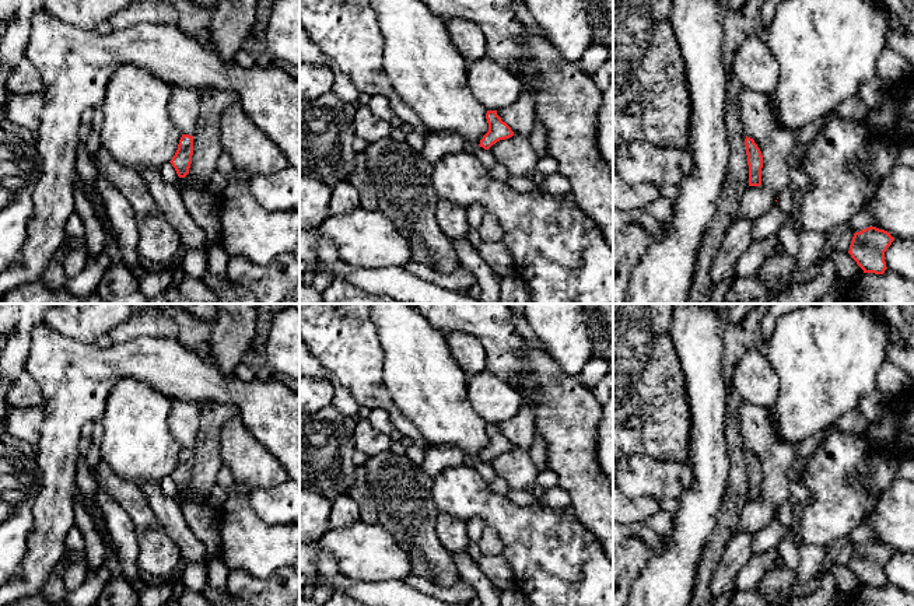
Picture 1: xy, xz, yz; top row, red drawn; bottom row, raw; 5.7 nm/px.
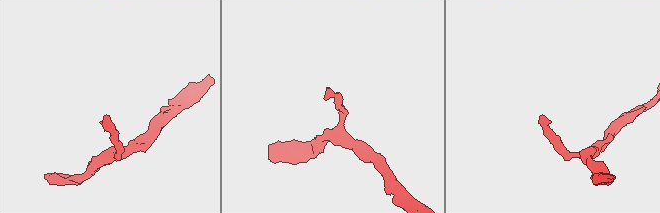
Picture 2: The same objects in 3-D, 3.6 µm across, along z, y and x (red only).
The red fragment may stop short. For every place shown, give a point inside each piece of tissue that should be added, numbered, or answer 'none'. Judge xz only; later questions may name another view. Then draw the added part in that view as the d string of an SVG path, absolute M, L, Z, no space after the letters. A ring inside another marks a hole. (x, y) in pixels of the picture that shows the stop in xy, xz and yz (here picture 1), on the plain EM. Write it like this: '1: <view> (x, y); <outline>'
1: xz (483, 469); M469 456L466 458L466 465L473 467L487 483L491 483L497 477L497 473L491 467L491 465L484 463L480 459Z

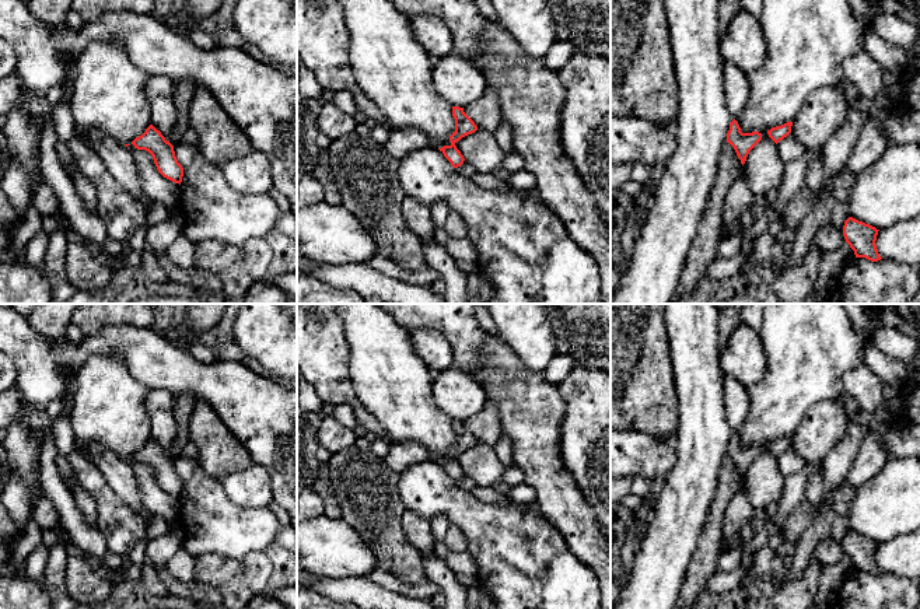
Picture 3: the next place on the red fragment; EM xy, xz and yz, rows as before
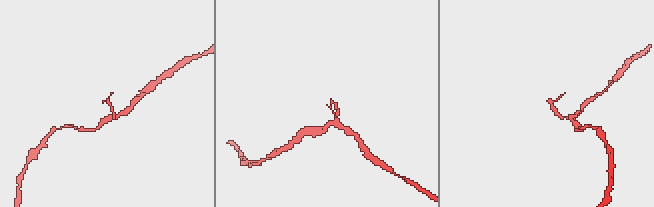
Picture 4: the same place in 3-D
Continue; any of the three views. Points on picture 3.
none

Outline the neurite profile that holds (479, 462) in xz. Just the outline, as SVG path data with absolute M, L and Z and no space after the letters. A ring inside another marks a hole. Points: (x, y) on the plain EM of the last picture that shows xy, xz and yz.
M478 442L475 447L462 451L455 456L475 486L494 487L501 482L506 466L496 456L494 447Z

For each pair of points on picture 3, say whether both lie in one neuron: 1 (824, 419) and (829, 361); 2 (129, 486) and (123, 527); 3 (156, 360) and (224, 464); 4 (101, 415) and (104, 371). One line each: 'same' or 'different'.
1: different
2: different
3: different
4: same

